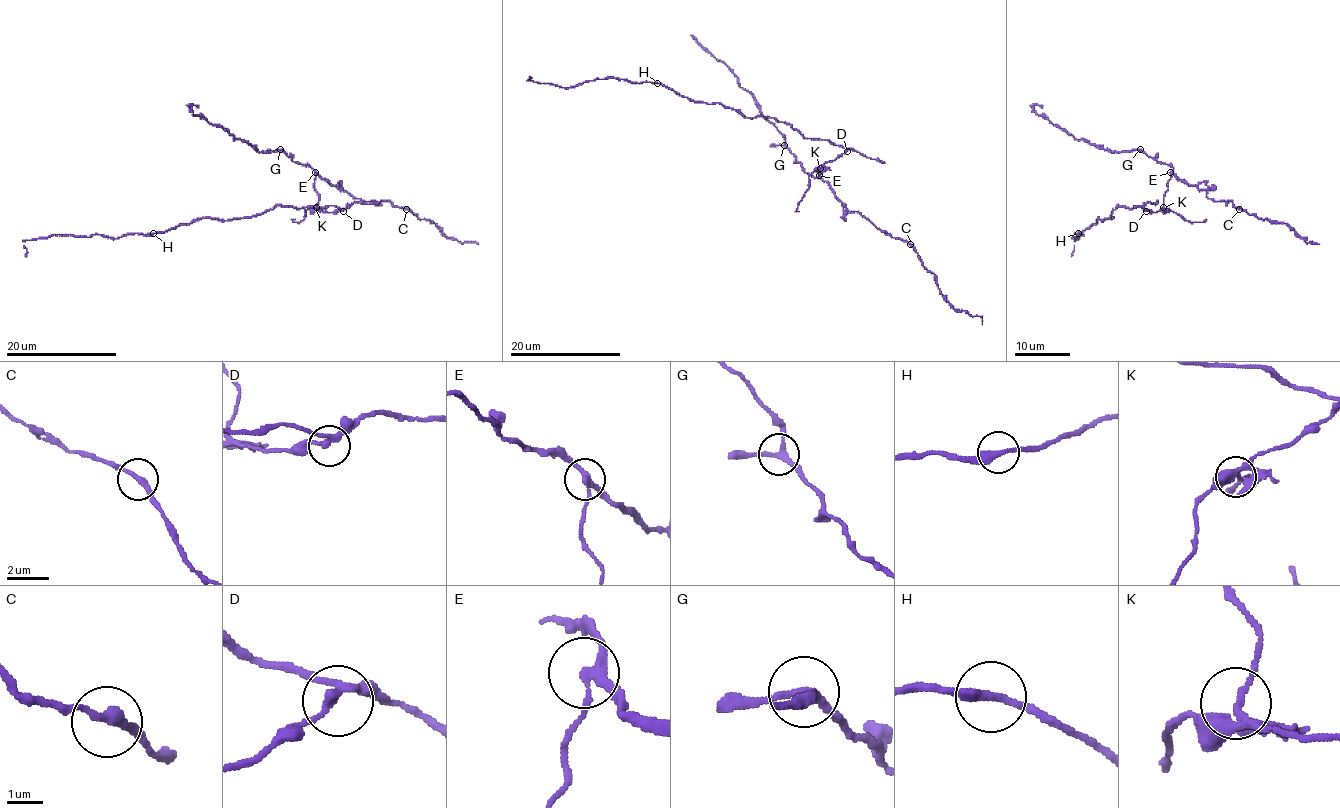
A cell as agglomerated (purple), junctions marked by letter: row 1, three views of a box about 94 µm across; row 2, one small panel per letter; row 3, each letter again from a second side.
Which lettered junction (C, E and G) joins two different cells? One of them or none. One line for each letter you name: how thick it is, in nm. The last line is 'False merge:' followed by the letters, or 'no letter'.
E: 220 nm thick
False merge: E

